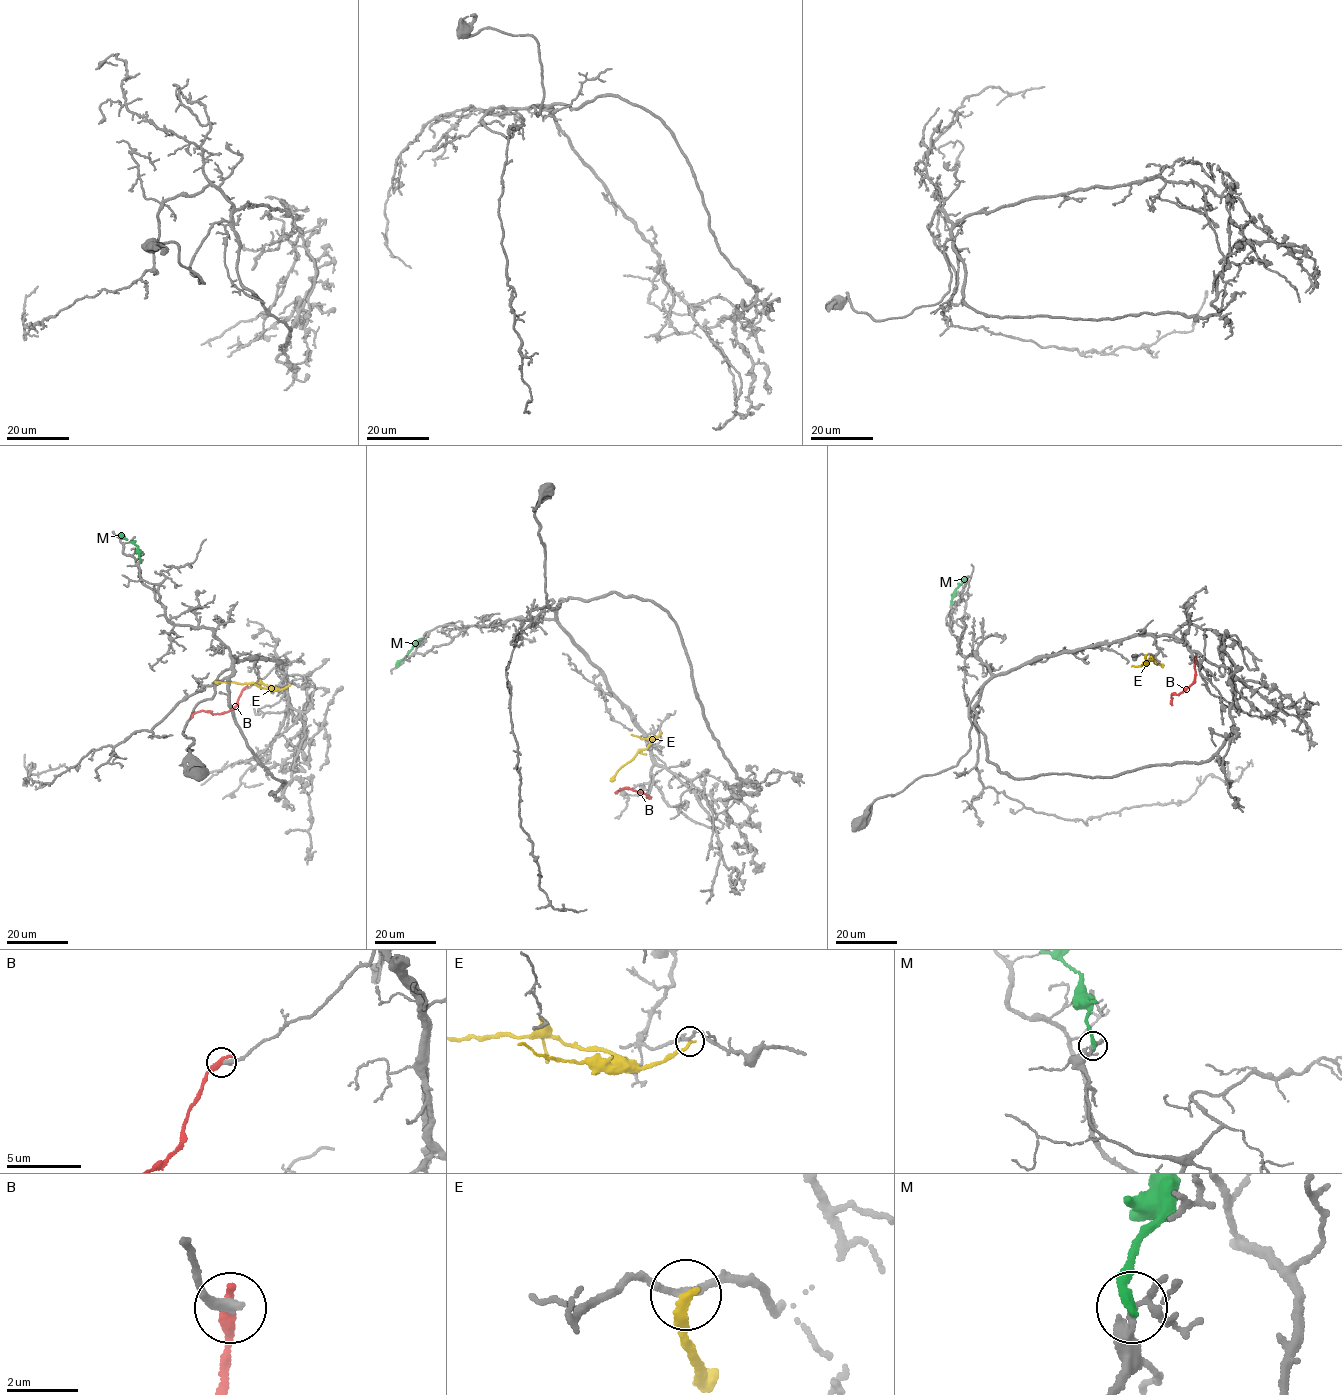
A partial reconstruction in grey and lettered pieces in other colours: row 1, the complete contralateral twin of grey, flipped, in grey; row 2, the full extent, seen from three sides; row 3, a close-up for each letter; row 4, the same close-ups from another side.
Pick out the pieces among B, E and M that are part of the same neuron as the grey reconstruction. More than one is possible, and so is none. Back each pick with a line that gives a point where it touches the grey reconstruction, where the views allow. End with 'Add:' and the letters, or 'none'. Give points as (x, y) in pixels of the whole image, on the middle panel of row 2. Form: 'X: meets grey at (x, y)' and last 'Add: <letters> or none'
Add: none

